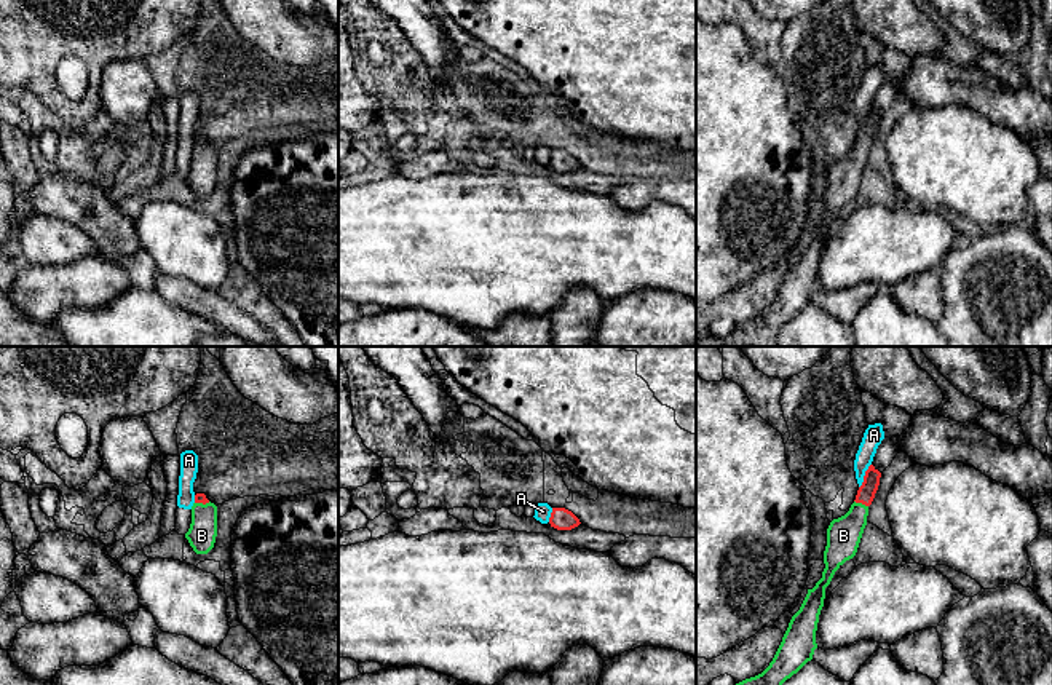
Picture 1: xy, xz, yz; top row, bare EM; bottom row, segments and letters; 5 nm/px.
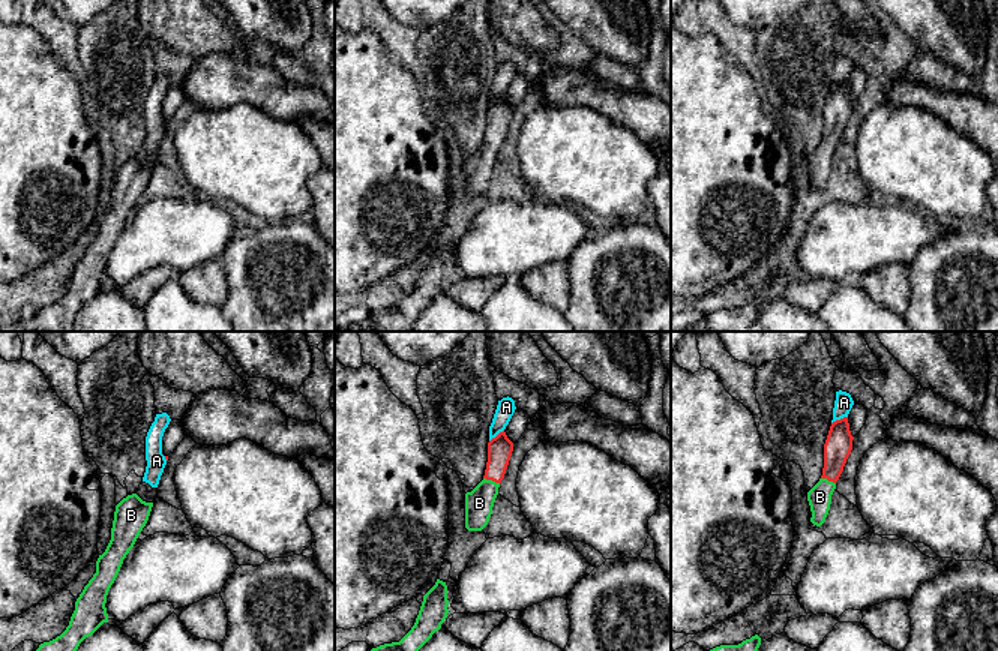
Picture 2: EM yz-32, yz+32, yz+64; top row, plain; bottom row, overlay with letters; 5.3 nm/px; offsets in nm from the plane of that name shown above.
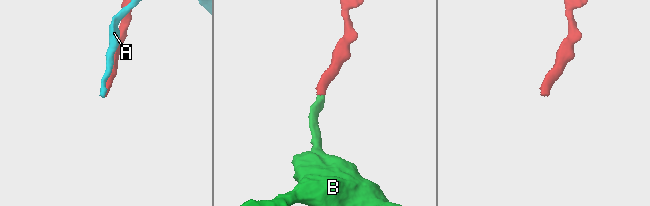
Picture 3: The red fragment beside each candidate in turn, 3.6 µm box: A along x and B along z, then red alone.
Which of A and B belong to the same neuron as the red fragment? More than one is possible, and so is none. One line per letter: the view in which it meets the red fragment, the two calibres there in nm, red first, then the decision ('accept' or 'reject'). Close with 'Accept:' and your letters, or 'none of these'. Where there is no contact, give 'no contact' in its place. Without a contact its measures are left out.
A: meets red in yz; 90 nm thick on the red side, 100 nm on the other; reject
B: meets red in yz; 90 nm thick on the red side, 180 nm on the other; accept
Accept: B

